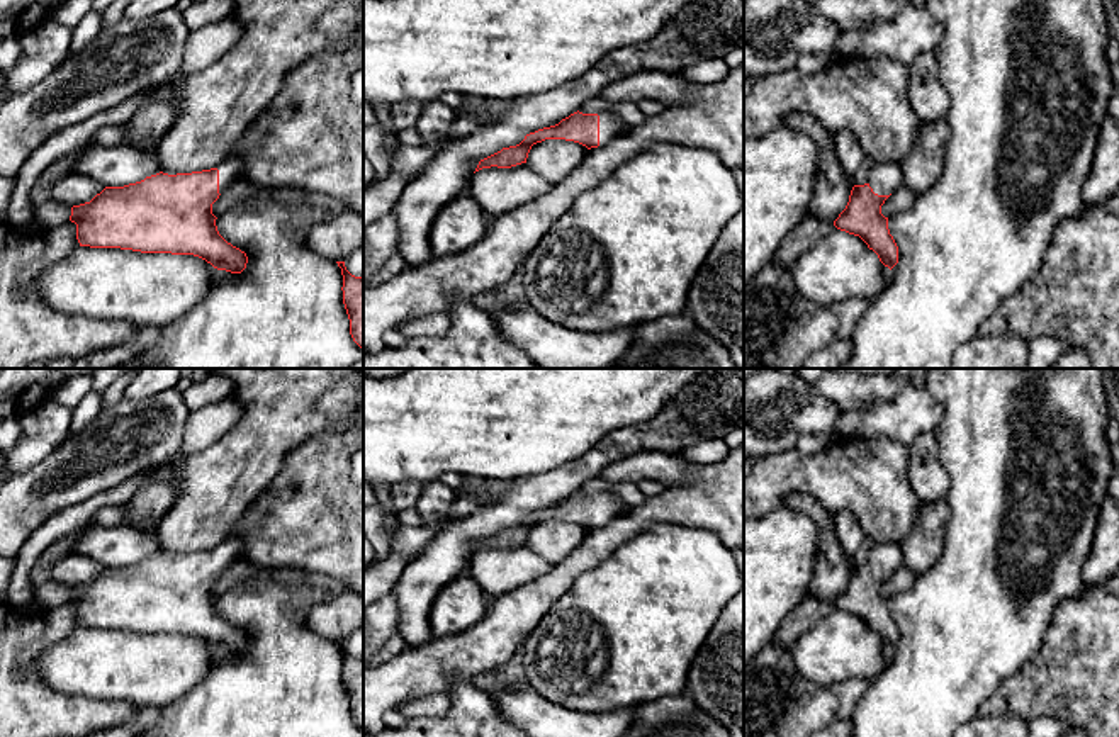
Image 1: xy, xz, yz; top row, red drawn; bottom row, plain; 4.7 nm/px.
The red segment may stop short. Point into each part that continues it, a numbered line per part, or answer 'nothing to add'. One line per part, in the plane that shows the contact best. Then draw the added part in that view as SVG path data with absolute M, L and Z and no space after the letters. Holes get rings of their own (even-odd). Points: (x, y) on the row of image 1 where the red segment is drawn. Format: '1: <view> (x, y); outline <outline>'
1: xz (612, 124); outline M599 112L599 146L606 146L620 136L627 124L616 112Z

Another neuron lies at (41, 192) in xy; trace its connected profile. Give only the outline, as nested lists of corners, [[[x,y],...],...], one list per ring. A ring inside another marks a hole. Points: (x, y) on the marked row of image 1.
[[[78,149],[65,158],[61,158],[59,161],[56,161],[54,165],[51,165],[49,168],[46,168],[41,173],[39,180],[36,182],[36,185],[31,192],[36,204],[44,204],[51,199],[51,190],[53,190],[54,183],[59,182],[66,173],[71,173],[76,156],[82,151],[83,149]]]

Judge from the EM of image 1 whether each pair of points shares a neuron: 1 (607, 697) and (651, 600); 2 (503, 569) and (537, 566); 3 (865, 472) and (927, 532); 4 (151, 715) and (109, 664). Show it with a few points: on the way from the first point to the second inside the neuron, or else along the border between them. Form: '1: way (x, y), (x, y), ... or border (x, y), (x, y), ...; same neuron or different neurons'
1: way (608, 673), (612, 668), (612, 646), (634, 624); same neuron
2: way (511, 568), (528, 566); same neuron
3: border (919, 503), (916, 523), (899, 544); different neurons
4: border (140, 705), (160, 708); different neurons

